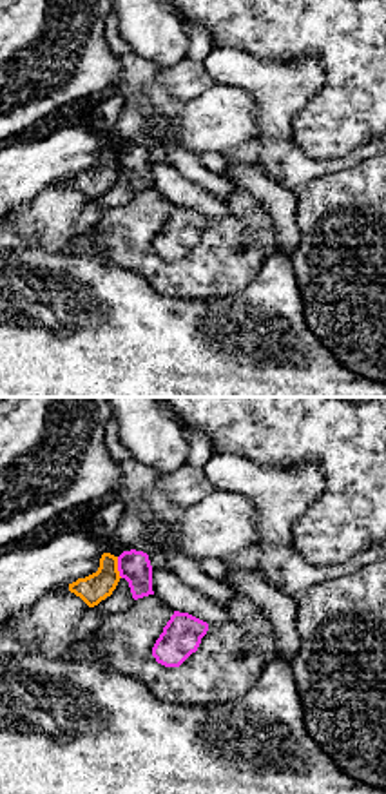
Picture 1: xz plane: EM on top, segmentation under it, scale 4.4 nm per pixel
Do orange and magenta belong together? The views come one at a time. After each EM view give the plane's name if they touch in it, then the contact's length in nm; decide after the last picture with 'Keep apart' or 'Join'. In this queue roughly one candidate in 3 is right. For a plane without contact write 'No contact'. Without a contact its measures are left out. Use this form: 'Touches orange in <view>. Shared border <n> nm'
Touches orange in xz. Shared border 100 nm

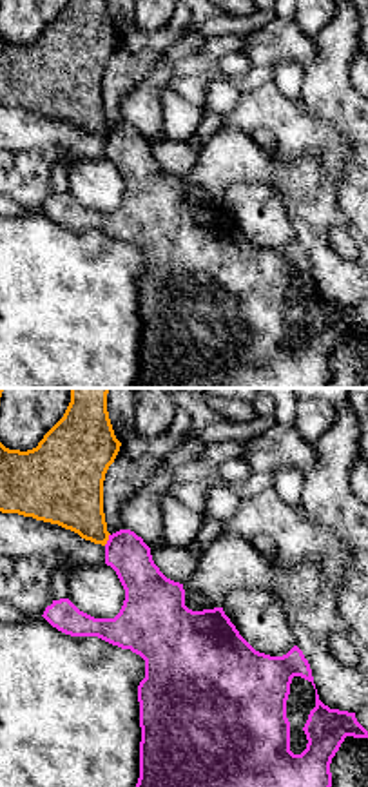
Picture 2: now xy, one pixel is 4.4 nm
Touches orange in xy. Shared border 60 nm

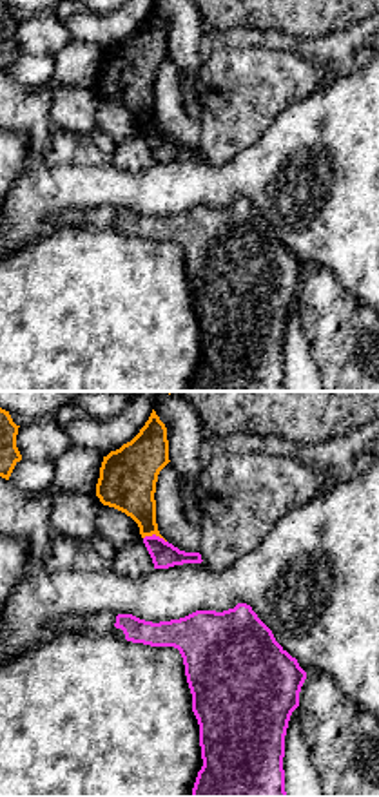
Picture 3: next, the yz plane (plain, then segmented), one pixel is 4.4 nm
Touches orange in yz. Shared border 110 nm

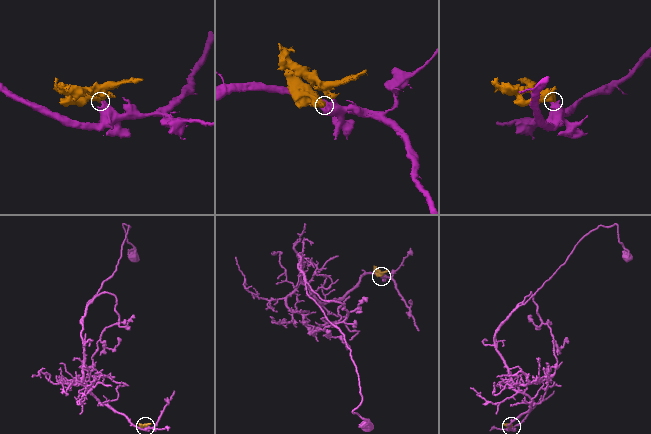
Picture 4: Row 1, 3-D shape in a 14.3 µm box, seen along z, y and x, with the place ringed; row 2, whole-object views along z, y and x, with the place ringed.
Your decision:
Keep apart

